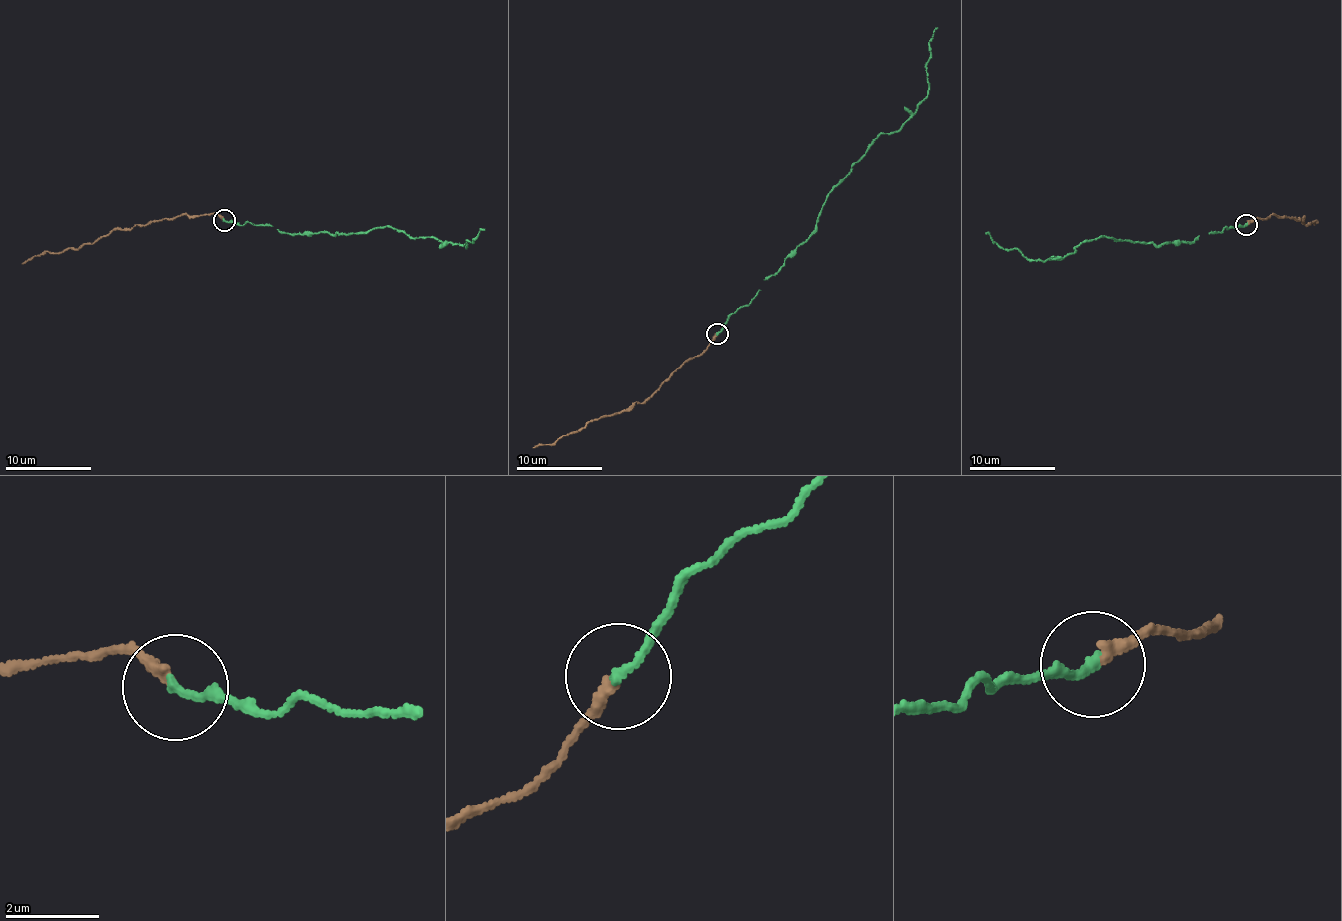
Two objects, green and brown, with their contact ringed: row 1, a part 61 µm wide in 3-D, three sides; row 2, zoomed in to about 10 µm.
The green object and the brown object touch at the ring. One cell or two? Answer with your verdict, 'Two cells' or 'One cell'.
One cell

